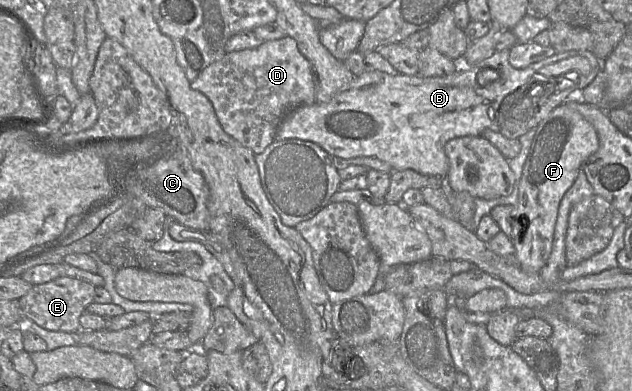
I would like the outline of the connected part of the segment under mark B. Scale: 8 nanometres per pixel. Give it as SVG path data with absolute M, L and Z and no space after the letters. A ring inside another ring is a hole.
M505 49L505 50L502 50L502 51L495 51L494 54L491 57L489 57L489 58L481 61L481 62L479 62L476 65L473 65L473 66L460 66L460 68L456 72L454 72L453 74L446 75L446 76L440 76L440 77L422 77L420 75L408 76L408 75L401 74L401 73L398 73L396 75L390 75L390 74L387 74L387 73L381 72L381 71L371 71L371 72L363 73L362 75L360 75L358 77L355 77L355 80L353 81L352 85L348 89L346 89L346 90L338 93L330 102L327 102L327 103L315 102L314 104L311 104L311 105L301 105L301 106L298 106L298 107L292 109L290 112L288 112L286 114L286 116L282 119L282 121L280 122L280 124L279 124L279 126L277 128L275 140L301 139L301 140L310 141L310 142L314 142L314 143L318 144L319 146L321 146L324 150L326 150L329 154L331 154L334 157L344 158L344 159L350 159L350 158L355 158L355 157L375 157L375 158L378 158L378 159L380 159L380 160L382 160L384 162L389 163L391 165L391 167L393 168L394 171L402 171L402 170L406 170L406 169L412 169L412 170L414 170L414 171L416 171L418 173L424 174L424 175L439 176L439 177L446 178L448 170L449 170L449 160L448 160L448 158L447 158L447 156L445 154L445 150L444 150L445 144L448 141L450 141L452 139L455 139L455 138L458 138L458 137L464 137L464 136L481 136L482 133L483 133L483 131L486 130L486 129L490 129L490 130L493 130L495 132L500 132L503 122L497 121L496 104L501 104L502 105L501 106L501 110L505 111L506 107L507 107L507 103L509 104L510 100L513 101L515 99L516 102L513 103L512 105L510 105L511 109L512 110L520 110L520 109L515 109L515 108L516 108L517 104L520 104L525 99L528 91L530 91L532 83L534 83L534 82L547 82L546 85L549 88L548 98L550 98L553 95L561 94L563 92L566 92L567 94L573 93L573 92L581 92L587 85L589 85L593 81L593 79L596 77L596 75L599 72L599 70L602 68L602 61L599 61L597 59L597 57L590 50L570 50L570 51L566 51L566 52L560 52L560 53L556 52L554 55L552 55L552 56L550 56L548 58L545 58L545 59L539 61L539 62L533 63L533 64L531 64L530 66L528 66L527 68L524 68L524 69L516 69L516 68L514 68L514 67L511 66L511 64L509 63L509 53L510 53L510 49ZM574 56L583 56L583 57L585 57L589 61L589 64L590 64L590 72L586 76L579 77L577 79L577 84L576 85L574 85L574 86L572 86L570 88L564 89L564 90L560 90L560 89L557 89L556 86L553 83L550 82L550 79L553 79L552 77L544 77L544 76L540 76L538 74L538 71L541 68L543 68L543 67L545 67L547 65L556 63L556 62L558 62L560 60L567 59L567 58L574 57ZM484 69L490 69L490 70L485 70L485 71L487 73L491 73L492 74L492 80L493 80L494 75L496 75L496 73L500 77L499 77L498 80L495 80L493 82L489 82L489 83L485 84L484 87L482 87L477 82L477 76L478 76L478 73L480 71L484 70Z

